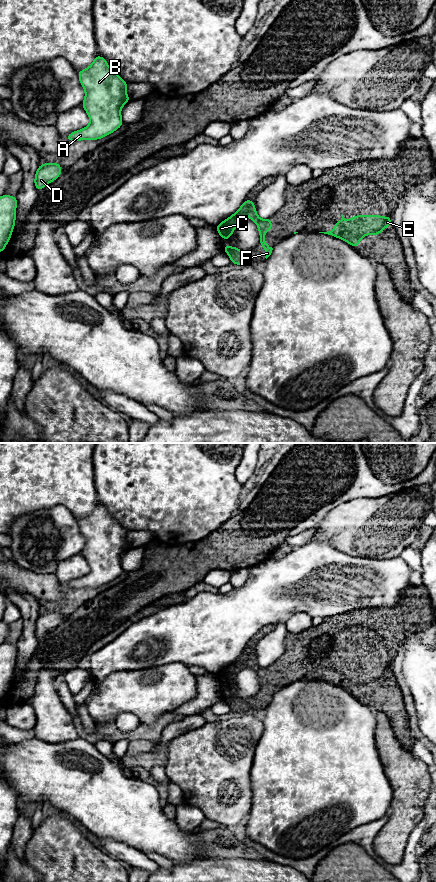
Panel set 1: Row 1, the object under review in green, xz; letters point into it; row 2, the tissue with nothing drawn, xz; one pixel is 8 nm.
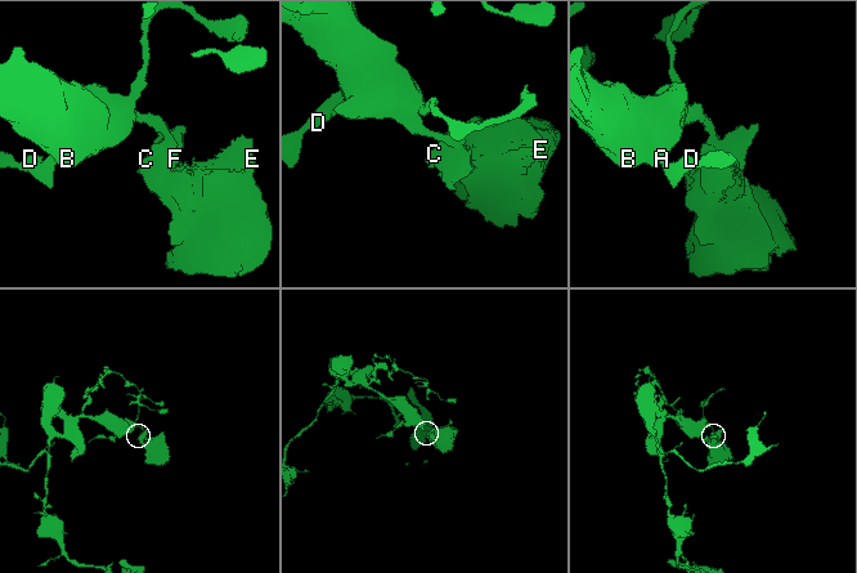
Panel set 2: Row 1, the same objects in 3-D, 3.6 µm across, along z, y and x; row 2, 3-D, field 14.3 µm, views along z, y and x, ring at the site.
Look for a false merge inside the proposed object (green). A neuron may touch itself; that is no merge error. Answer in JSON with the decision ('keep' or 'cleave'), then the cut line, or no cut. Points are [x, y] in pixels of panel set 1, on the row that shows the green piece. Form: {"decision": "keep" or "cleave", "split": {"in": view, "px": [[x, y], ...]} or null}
{"decision": "cleave", "split": {"in": "xz", "px": [[254, 207], [244, 214]]}}

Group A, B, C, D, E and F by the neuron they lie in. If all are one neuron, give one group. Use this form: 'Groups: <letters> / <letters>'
Groups: A B D / C E F

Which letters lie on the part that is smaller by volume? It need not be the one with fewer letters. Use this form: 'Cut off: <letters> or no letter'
Cut off: C, E, F

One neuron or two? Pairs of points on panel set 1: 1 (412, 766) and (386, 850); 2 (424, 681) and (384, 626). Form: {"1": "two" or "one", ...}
{"1": "one", "2": "two"}

